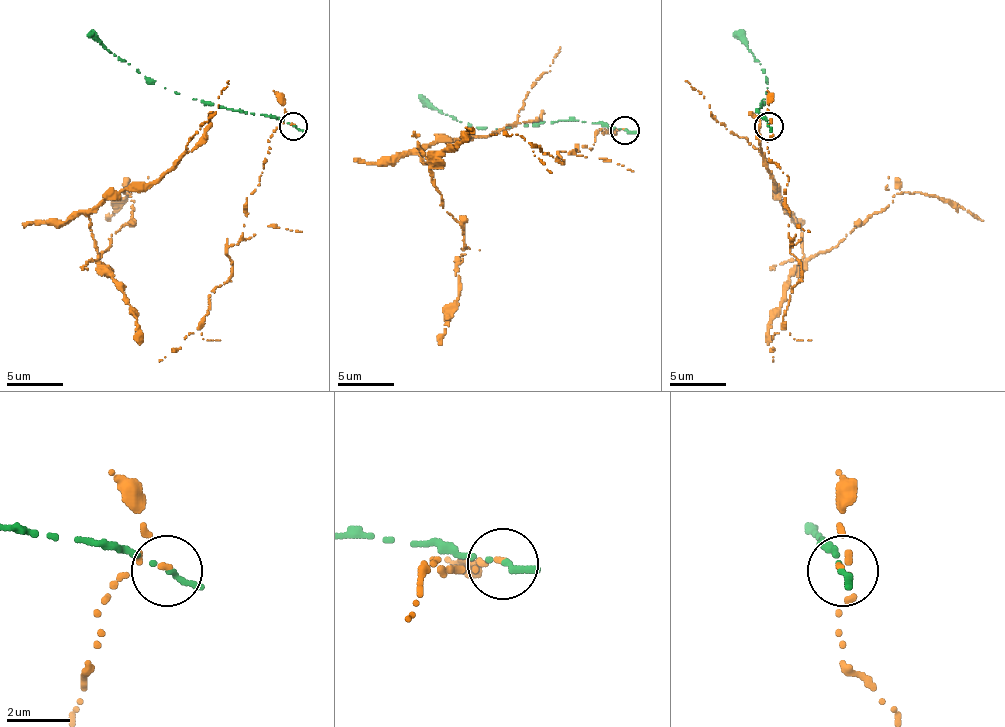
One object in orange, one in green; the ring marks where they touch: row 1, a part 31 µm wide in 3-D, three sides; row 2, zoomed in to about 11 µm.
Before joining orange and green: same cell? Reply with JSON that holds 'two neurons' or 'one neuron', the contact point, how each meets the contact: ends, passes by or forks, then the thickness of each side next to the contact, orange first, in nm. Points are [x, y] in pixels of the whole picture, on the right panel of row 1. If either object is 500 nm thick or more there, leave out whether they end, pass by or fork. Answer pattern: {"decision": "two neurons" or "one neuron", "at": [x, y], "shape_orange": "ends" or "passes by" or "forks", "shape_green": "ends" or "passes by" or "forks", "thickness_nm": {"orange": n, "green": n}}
{"decision": "two neurons", "at": [768, 126], "shape_orange": "ends", "shape_green": "ends", "thickness_nm": {"orange": 140, "green": 220}}

